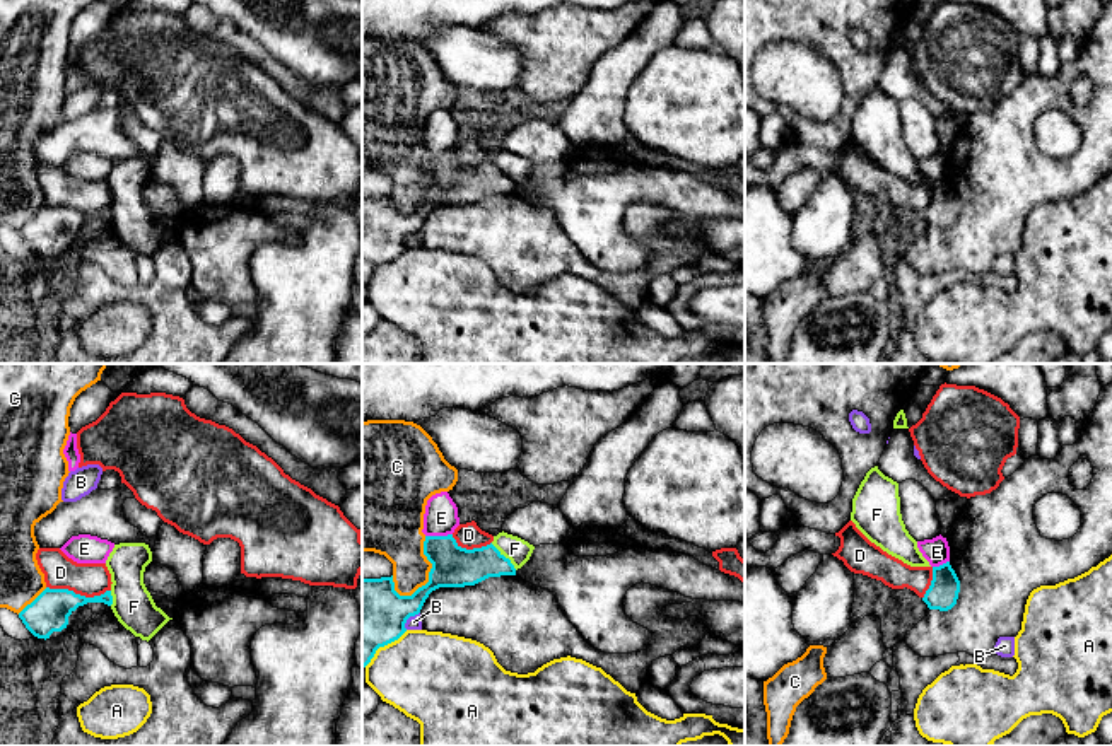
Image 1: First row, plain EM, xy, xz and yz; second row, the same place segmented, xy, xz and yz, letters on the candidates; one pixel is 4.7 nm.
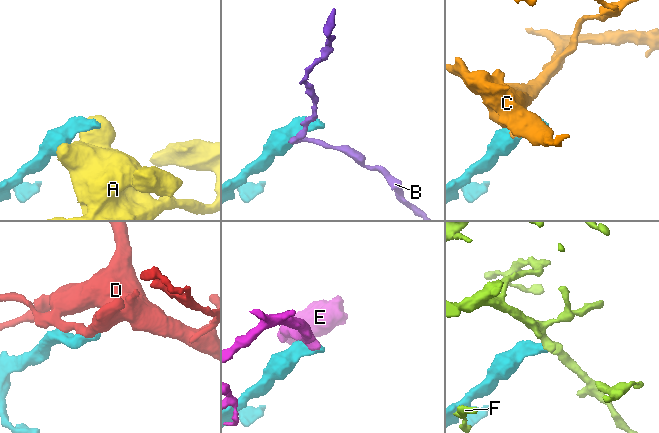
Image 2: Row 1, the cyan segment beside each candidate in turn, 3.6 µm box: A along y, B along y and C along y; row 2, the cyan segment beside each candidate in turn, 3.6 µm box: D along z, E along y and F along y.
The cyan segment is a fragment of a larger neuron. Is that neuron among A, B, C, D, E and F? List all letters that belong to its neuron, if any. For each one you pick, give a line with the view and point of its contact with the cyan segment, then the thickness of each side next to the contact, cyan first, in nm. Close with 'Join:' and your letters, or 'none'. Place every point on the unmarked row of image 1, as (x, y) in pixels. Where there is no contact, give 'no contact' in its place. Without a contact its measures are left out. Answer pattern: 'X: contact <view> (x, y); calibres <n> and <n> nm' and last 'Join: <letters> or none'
Join: none

